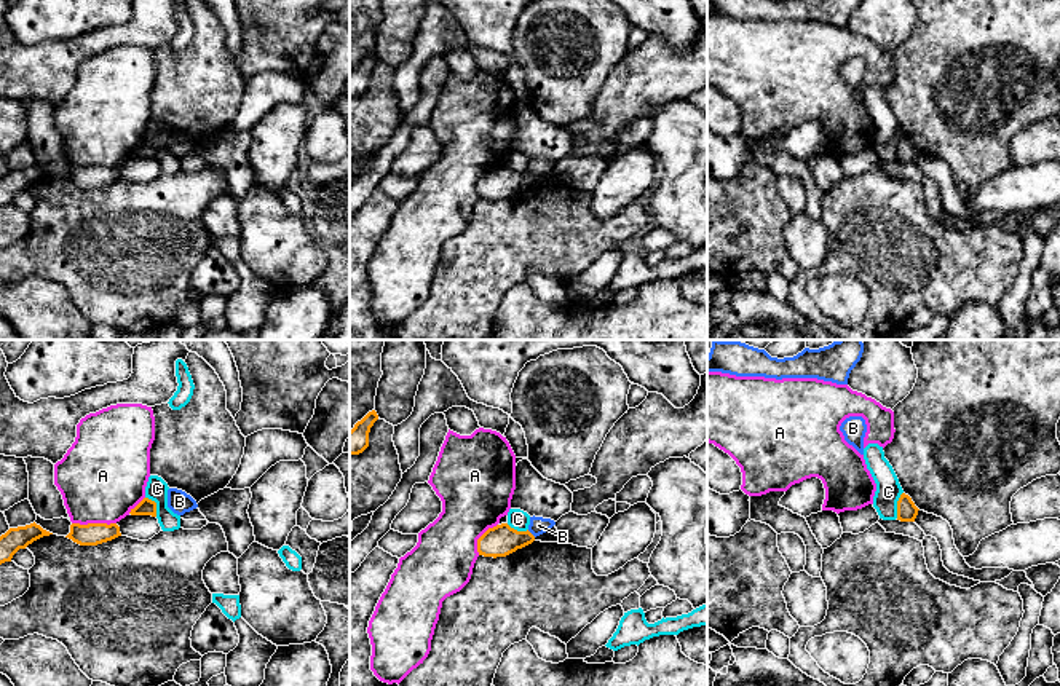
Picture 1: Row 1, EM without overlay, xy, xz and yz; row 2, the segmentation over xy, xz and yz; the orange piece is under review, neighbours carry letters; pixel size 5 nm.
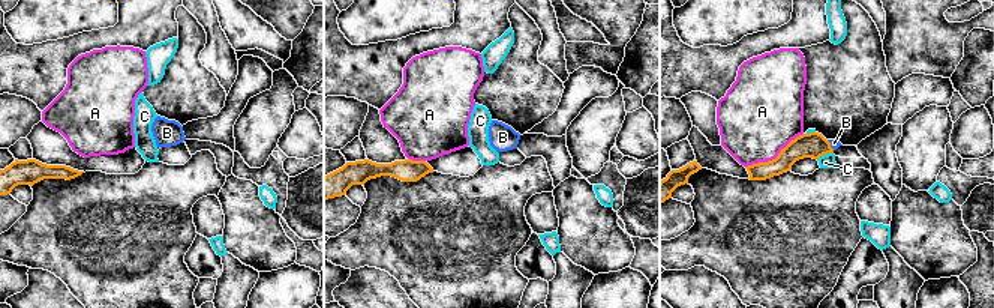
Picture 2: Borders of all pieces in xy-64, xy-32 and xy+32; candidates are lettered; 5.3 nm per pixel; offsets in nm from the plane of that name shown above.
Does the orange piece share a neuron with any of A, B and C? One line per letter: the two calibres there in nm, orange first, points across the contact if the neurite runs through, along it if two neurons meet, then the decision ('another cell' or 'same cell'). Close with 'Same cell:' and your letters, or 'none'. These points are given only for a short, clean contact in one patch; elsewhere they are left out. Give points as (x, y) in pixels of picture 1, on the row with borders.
A: 110 nm thick on the orange side, 440 nm on the other; border along xy (72, 522), (115, 524); another cell
B: 160 nm thick on the orange side, 90 nm on the other; border along xz (527, 530), (535, 536); another cell
C: 100 nm thick on the orange side, 130 nm on the other; border along yz (902, 492), (896, 517); another cell
Same cell: none

